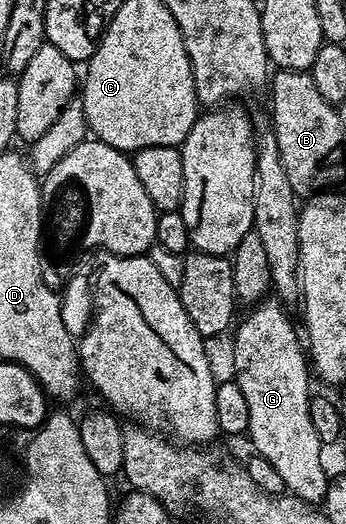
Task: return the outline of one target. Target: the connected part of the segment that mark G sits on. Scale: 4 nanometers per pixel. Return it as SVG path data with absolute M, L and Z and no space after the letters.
M269 296L253 305L252 310L248 314L248 318L244 318L235 327L236 339L232 342L232 366L236 369L236 374L234 374L234 380L238 384L238 388L242 388L242 392L246 396L246 405L250 407L250 424L248 425L247 437L252 438L252 446L257 455L266 460L270 460L270 464L274 464L274 468L279 474L282 475L282 480L284 481L284 488L287 493L291 494L293 498L300 498L303 502L309 504L320 504L323 503L324 493L328 487L330 481L329 475L324 475L324 458L320 455L320 450L322 450L322 444L318 440L318 432L314 432L314 424L310 420L310 389L308 390L308 374L310 375L310 362L306 357L305 347L302 345L301 335L298 333L296 335L296 330L292 327L292 322L288 319L288 314L286 311L285 303L283 301L277 300L275 297Z

